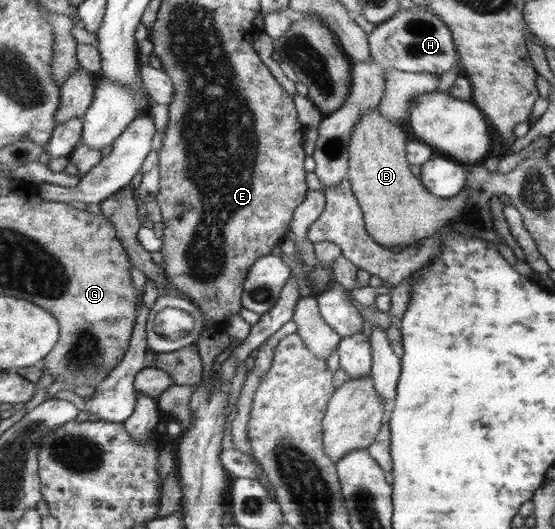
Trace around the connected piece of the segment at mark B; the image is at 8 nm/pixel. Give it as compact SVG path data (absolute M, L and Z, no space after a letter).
M378 107L364 111L352 125L348 139L347 178L361 209L366 234L382 248L418 244L463 215L466 183L454 197L439 198L430 194L404 161L404 133L384 119Z

